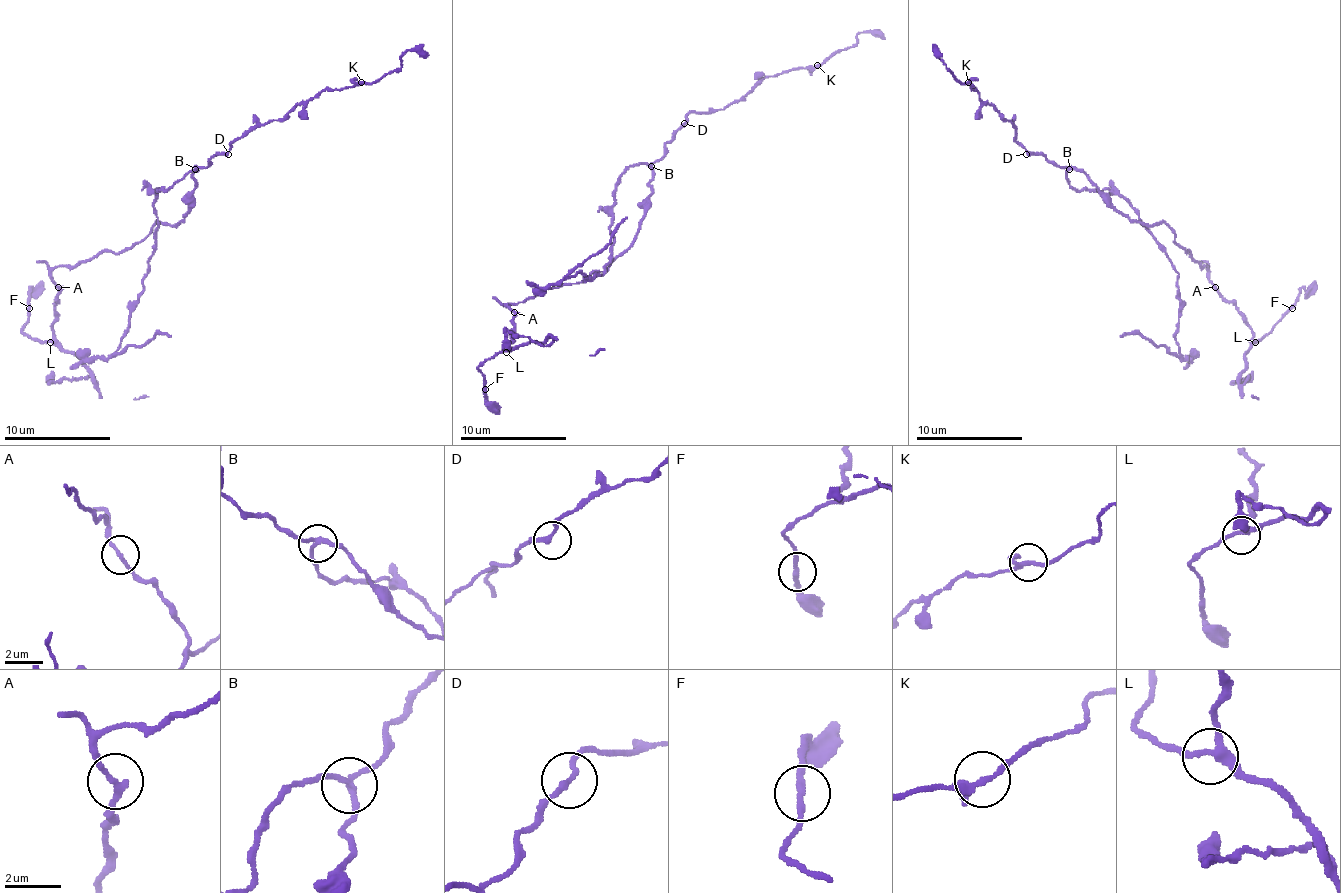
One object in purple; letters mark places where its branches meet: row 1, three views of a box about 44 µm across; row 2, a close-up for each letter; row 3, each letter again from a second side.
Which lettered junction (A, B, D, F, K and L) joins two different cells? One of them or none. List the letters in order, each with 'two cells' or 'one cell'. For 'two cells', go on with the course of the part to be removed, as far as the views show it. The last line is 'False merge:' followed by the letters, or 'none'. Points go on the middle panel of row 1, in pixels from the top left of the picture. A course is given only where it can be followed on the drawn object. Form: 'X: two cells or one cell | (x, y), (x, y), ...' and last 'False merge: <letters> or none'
A: one cell
B: two cells | (650, 166), (634, 163), (621, 176), (613, 214), (613, 256), (599, 275), (573, 272), (610, 240), (626, 216)
D: one cell
F: one cell
K: one cell
L: one cell
False merge: B

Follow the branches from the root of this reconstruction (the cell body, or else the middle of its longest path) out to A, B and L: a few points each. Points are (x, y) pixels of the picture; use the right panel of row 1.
A: (1111, 204), (1132, 220), (1148, 225), (1164, 223), (1175, 241), (1207, 265), (1207, 279), (1215, 287)
B: (1111, 204), (1082, 172), (1069, 170)
L: (1111, 204), (1132, 220), (1148, 225), (1164, 223), (1175, 241), (1207, 265), (1210, 281), (1236, 308), (1255, 342)

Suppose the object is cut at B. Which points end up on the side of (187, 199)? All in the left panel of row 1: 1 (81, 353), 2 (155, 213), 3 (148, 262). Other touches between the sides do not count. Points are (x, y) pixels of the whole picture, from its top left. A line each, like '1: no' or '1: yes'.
1: no
2: no
3: no

